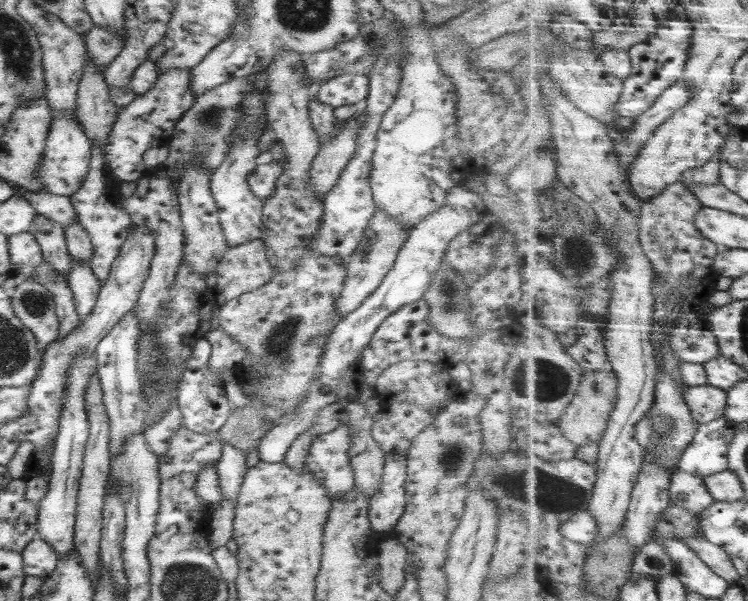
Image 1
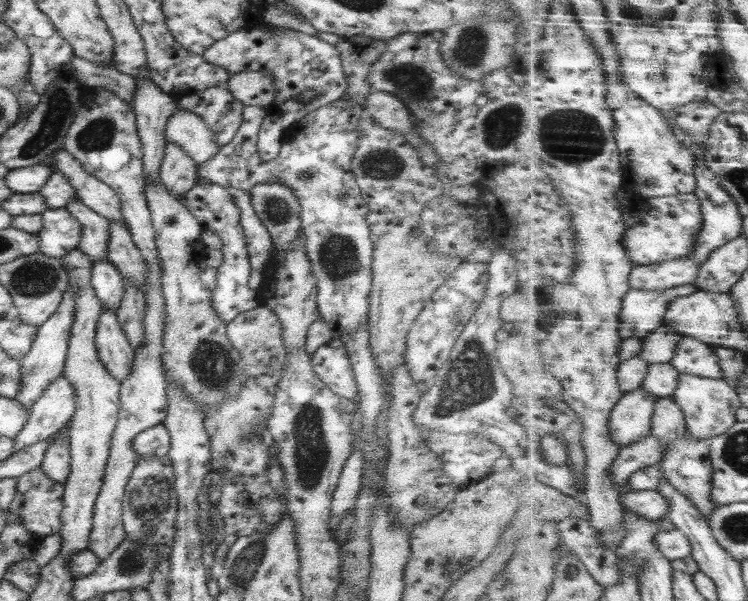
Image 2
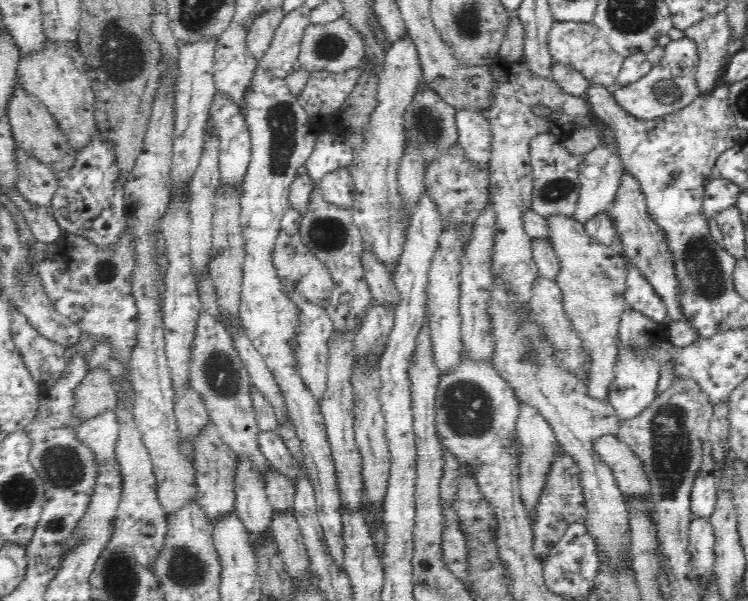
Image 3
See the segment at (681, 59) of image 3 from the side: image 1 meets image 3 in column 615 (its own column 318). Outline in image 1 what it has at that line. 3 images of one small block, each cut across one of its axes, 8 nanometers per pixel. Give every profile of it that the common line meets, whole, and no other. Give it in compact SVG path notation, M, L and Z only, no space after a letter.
M344 73L339 76L335 76L330 80L320 81L318 86L318 92L313 97L324 103L324 105L330 105L334 108L340 107L343 105L362 105L368 92L370 92L370 79L368 75L358 74L358 73Z

